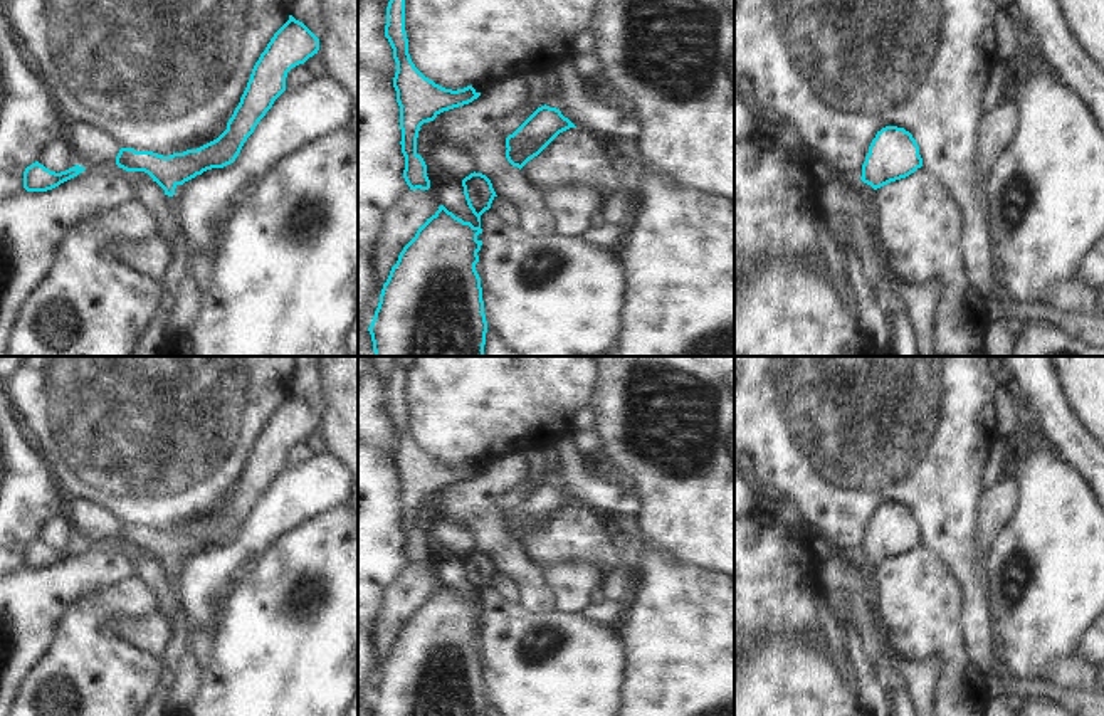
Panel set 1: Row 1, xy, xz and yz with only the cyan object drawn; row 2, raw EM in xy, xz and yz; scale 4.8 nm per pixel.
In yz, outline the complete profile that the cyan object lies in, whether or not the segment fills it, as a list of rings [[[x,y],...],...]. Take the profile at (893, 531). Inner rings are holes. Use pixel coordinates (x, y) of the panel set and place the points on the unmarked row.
[[[886,503],[877,508],[869,523],[869,529],[862,541],[860,556],[864,558],[864,563],[860,566],[844,555],[822,563],[818,580],[823,592],[840,588],[850,595],[855,624],[865,654],[874,664],[875,672],[879,672],[882,644],[875,627],[875,619],[864,595],[864,576],[870,568],[891,558],[906,555],[921,543],[923,534],[912,511],[904,504]]]

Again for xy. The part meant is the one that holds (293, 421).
[[[289,392],[255,439],[240,479],[217,516],[170,533],[121,524],[116,541],[126,548],[148,550],[165,566],[165,575],[175,588],[183,560],[207,546],[234,540],[259,498],[286,467],[287,449],[318,427],[319,415]]]

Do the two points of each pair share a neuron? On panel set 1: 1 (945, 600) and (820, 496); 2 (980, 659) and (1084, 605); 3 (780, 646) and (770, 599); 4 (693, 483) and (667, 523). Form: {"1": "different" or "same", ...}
{"1": "different", "2": "different", "3": "different", "4": "same"}

